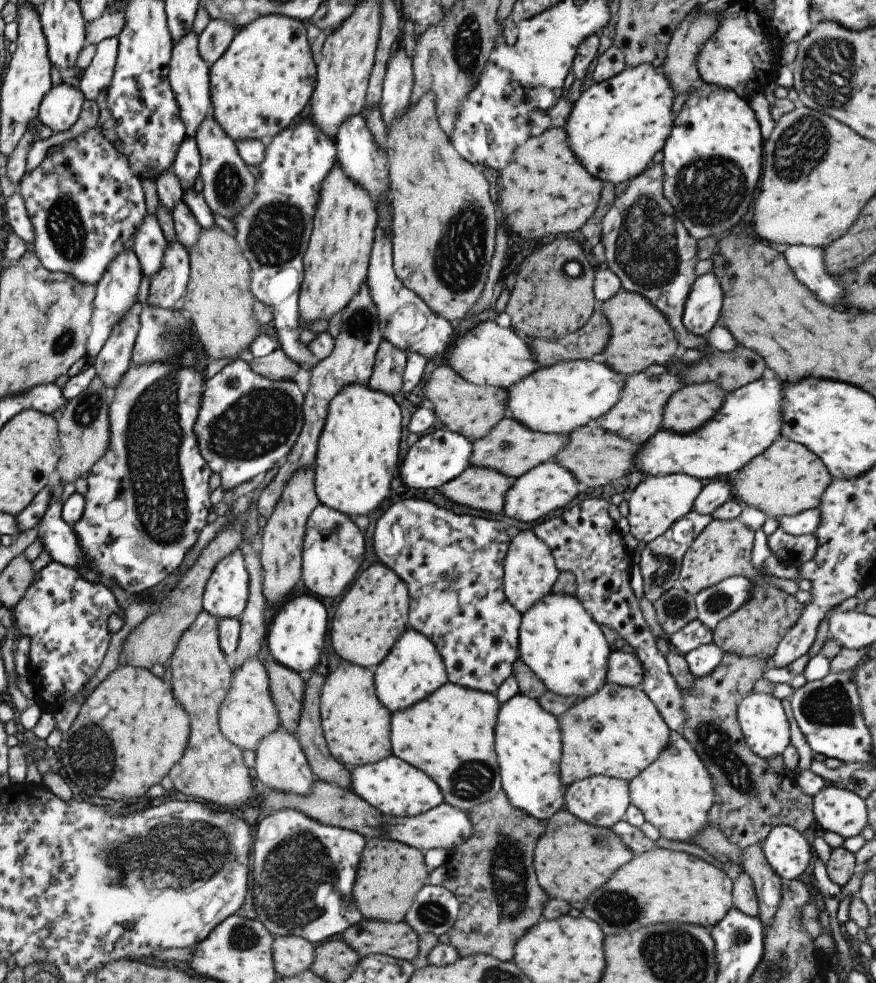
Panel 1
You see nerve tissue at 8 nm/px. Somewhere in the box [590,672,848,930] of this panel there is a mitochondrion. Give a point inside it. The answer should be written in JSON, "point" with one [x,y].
{"point":[714,743]}

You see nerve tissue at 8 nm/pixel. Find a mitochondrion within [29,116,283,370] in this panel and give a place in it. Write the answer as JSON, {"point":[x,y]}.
{"point":[67,233]}

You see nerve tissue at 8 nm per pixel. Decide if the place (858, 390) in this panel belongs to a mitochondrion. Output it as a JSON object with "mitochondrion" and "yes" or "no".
{"mitochondrion":"no"}

